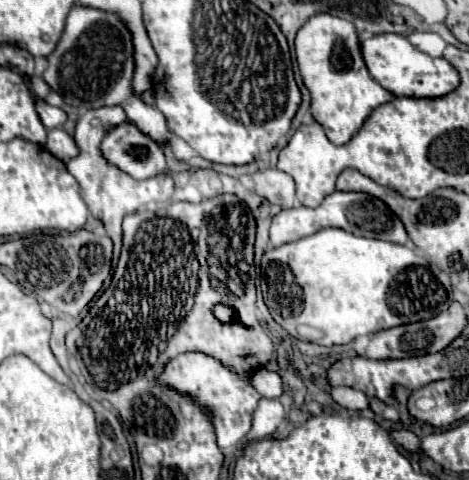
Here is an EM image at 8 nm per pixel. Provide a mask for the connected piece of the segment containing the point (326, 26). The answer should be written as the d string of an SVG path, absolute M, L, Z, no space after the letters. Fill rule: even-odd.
M329 13L313 15L295 37L295 53L305 87L311 95L311 115L325 129L333 145L345 145L369 117L369 113L393 99L367 71L355 27Z

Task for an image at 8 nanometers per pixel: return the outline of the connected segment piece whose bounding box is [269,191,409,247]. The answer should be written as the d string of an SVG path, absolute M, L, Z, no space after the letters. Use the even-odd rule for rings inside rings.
M335 191L325 201L315 207L293 207L293 209L283 209L273 217L273 225L270 226L270 241L273 247L285 245L289 241L297 241L299 237L313 235L325 227L339 227L345 229L353 235L361 237L373 237L373 239L383 239L383 241L393 241L393 243L405 243L407 231L401 223L401 219L377 197L371 197L367 193L355 193L355 191Z

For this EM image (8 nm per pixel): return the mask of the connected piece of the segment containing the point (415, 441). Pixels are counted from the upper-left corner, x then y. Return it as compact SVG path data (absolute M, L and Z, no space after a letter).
M393 429L389 435L395 439L395 443L397 443L397 445L405 447L407 451L419 451L419 437L417 437L415 433L405 431L405 429L403 429L403 431Z

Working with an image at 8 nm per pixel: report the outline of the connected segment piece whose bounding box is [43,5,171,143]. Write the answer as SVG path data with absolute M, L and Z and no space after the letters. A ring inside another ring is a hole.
M75 5L67 15L65 29L55 51L47 57L43 79L51 91L57 91L71 107L97 109L105 105L121 105L127 113L127 119L153 141L167 143L171 137L165 117L155 107L145 105L133 95L133 43L125 23L113 13Z

